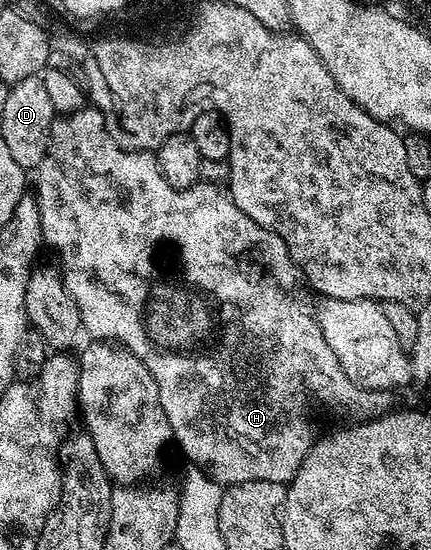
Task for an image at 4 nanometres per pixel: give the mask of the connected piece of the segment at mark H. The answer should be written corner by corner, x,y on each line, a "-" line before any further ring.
92,105
80,107
70,115
54,118
45,156
35,168
35,175
35,202
39,209
39,221
42,222
42,237
49,247
51,245
57,250
61,275
65,278
67,293
71,293
79,309
84,334
89,334
88,338
93,341
108,341
124,347
139,357
143,365
147,365
147,373
151,373
151,377
155,377
155,385
159,385
159,401
163,405
163,413
167,413
176,446
181,446
190,464
204,469
215,482
232,485
258,479
286,485
292,483
295,473
315,442
313,423
309,420
309,399
314,399
321,407
346,411
362,420
372,419
390,410
390,392
366,391
351,381
351,377
343,373
343,365
339,365
335,349
327,345
327,337
323,337
323,329
317,324
316,314
310,308
308,311
303,304
296,303
287,292
280,291
265,276
264,269
257,263
263,262
276,247
280,248
282,241
275,233
263,229
263,225
251,221
251,217
247,217
247,213
235,205
232,195
224,186
204,181
187,189
175,189
167,185
167,181
163,181
156,154
153,151
130,151
122,147
106,127
103,113

